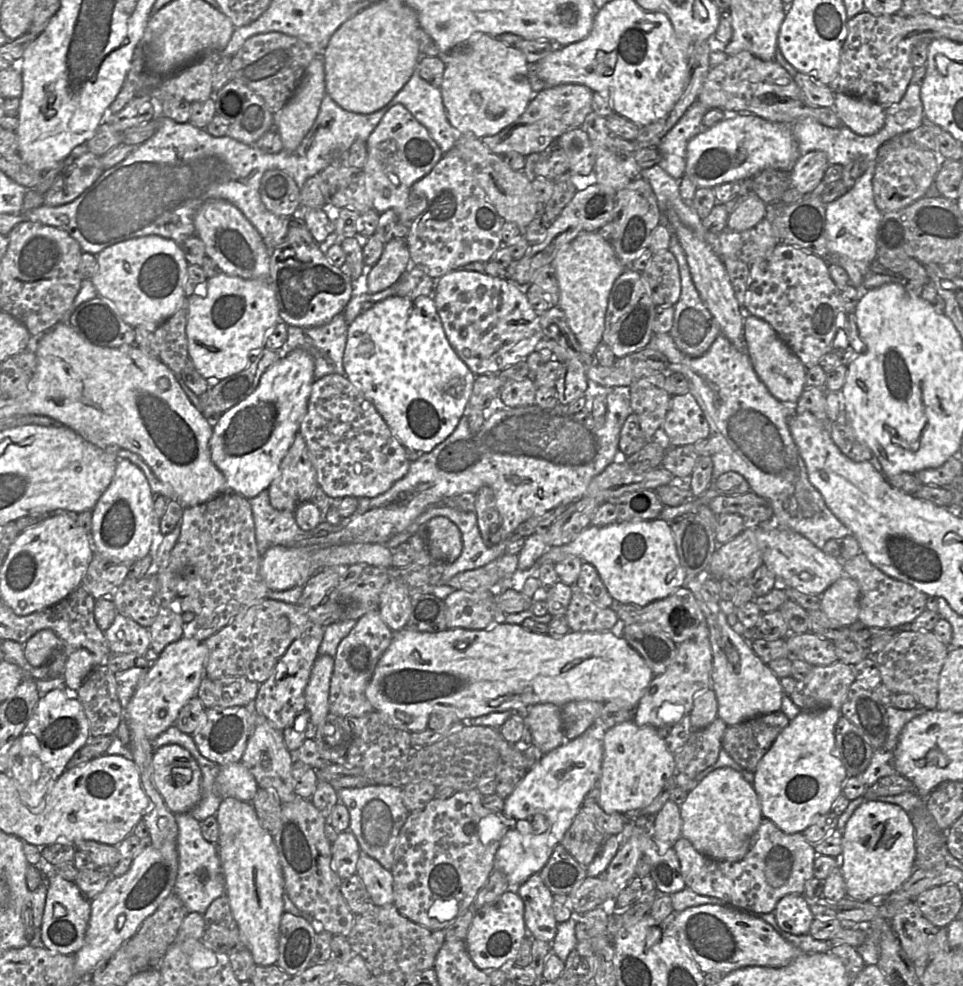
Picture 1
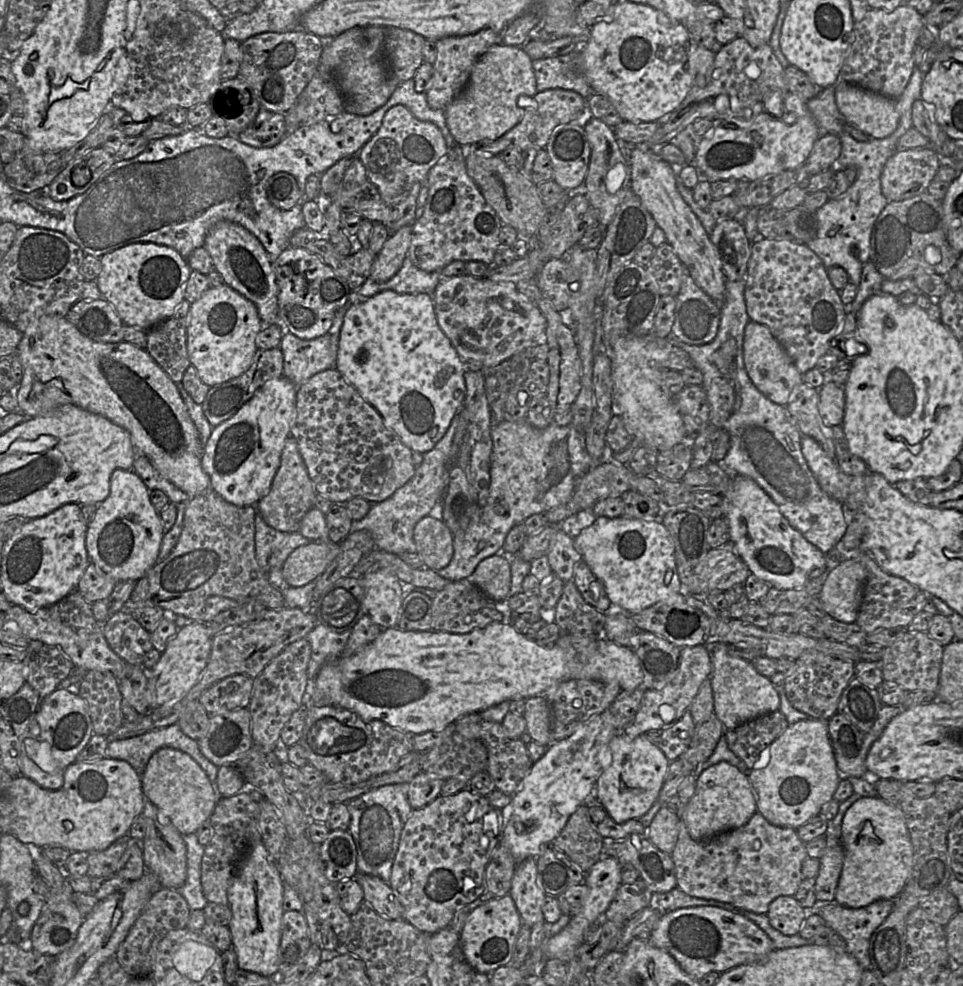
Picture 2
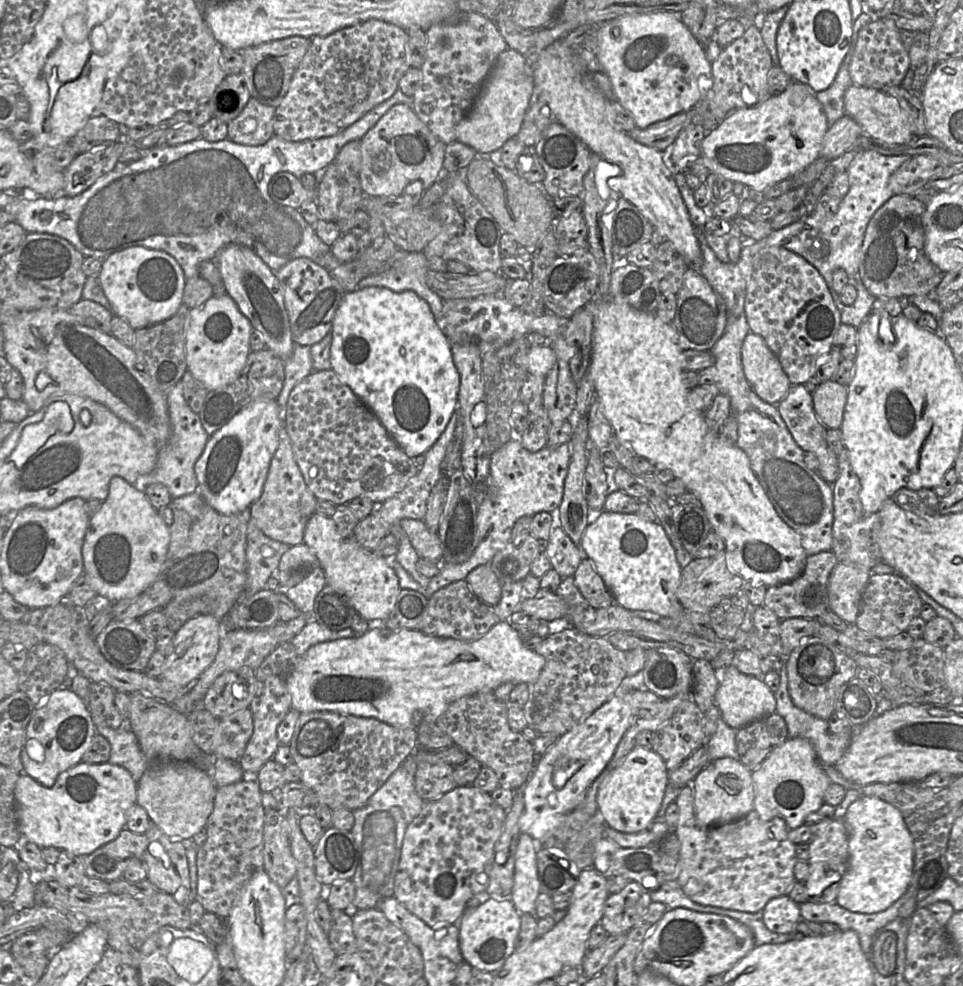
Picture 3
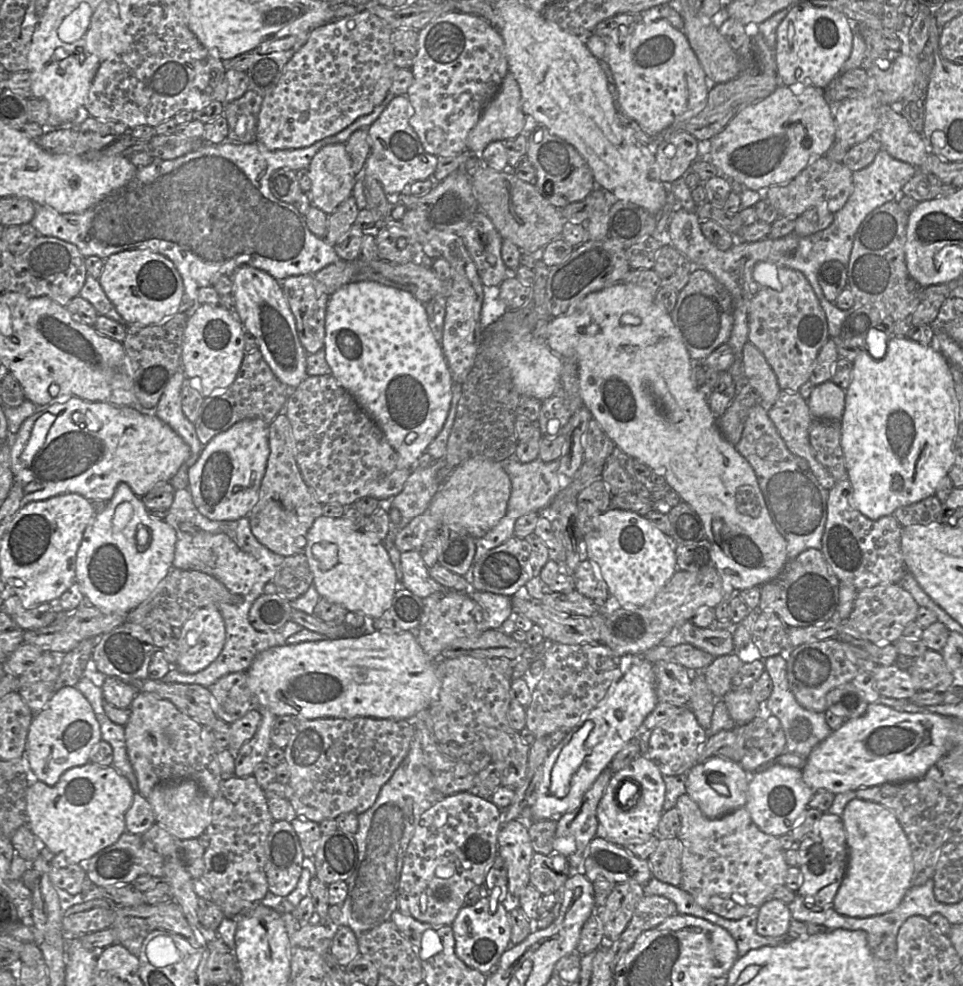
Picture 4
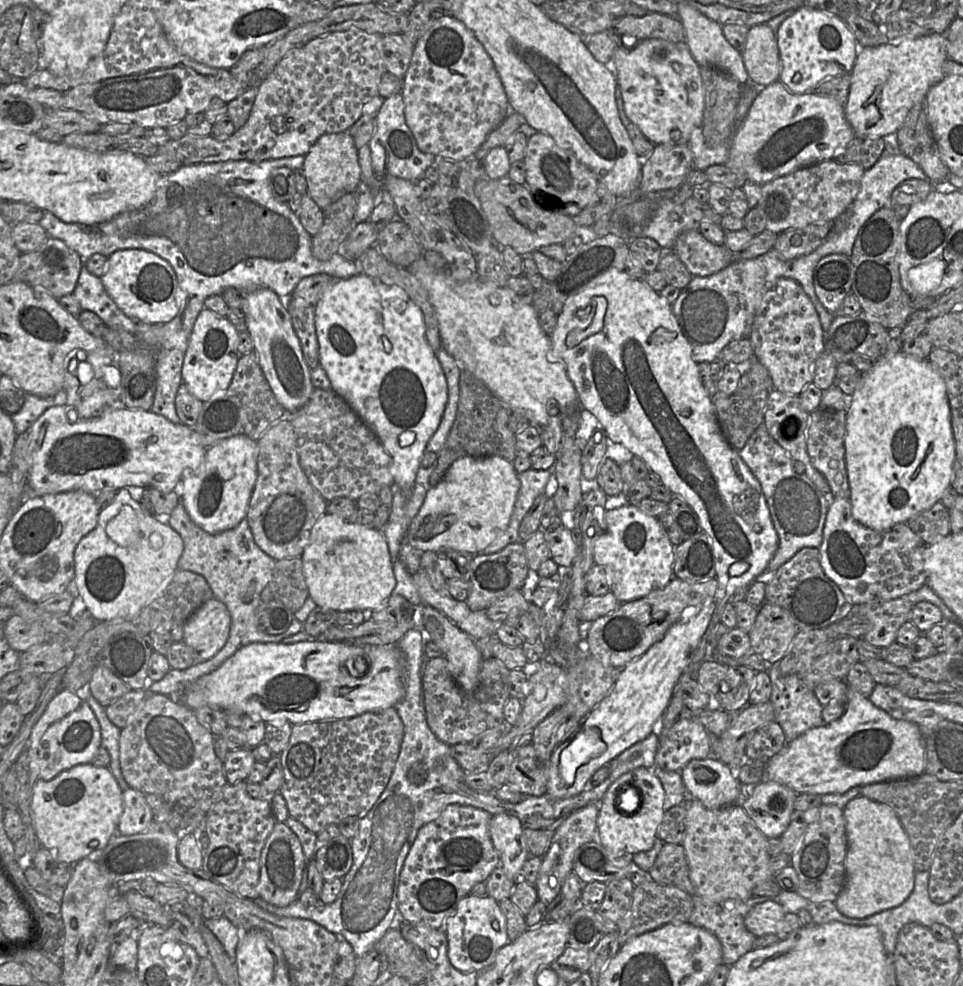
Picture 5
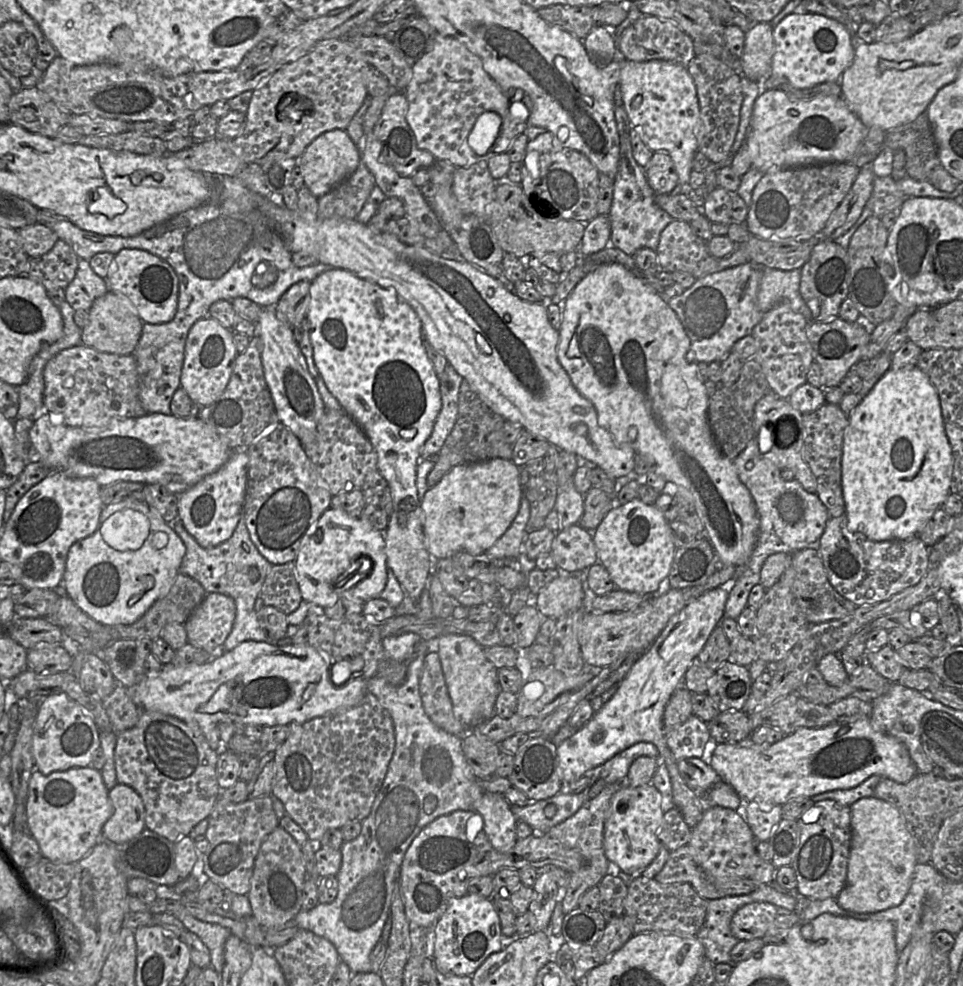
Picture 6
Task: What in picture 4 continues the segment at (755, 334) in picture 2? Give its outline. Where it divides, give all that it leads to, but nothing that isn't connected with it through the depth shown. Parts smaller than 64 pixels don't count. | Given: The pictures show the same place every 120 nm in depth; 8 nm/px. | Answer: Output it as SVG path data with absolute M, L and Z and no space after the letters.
M750 341L743 347L744 375L760 397L760 405L769 409L781 391L777 377L763 354Z

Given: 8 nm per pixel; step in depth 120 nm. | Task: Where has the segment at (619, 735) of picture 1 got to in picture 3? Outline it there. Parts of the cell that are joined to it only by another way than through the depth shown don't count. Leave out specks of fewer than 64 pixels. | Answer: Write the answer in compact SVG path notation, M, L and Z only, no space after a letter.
M635 745L623 762L599 786L597 805L603 822L624 833L650 829L662 804L668 785L668 773L663 759L652 748Z

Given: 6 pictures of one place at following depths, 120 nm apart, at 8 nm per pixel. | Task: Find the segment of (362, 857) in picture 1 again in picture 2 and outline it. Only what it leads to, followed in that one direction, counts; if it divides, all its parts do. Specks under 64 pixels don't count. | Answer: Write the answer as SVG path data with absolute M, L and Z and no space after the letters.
M356 873L356 880L363 889L364 901L386 919L403 919L403 907L388 882L381 878Z

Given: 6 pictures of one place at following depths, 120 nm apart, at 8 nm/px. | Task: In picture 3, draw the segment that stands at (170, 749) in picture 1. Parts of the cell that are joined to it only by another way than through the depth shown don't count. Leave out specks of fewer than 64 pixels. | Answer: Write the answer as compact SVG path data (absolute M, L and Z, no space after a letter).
M154 762L137 783L137 803L148 813L152 823L172 839L192 839L203 830L214 808L217 786L202 769L190 762Z

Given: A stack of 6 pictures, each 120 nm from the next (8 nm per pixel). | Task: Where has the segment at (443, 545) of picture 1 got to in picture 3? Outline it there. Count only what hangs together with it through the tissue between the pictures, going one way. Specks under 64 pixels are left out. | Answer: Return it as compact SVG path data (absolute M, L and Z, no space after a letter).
M402 519L400 526L420 558L442 563L442 545L439 536L431 532L423 520Z

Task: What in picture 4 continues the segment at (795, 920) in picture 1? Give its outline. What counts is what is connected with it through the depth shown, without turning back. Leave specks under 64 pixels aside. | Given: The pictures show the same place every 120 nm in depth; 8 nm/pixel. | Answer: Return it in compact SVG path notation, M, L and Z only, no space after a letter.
M768 899L759 908L756 931L764 937L777 937L787 933L792 916L788 904Z

